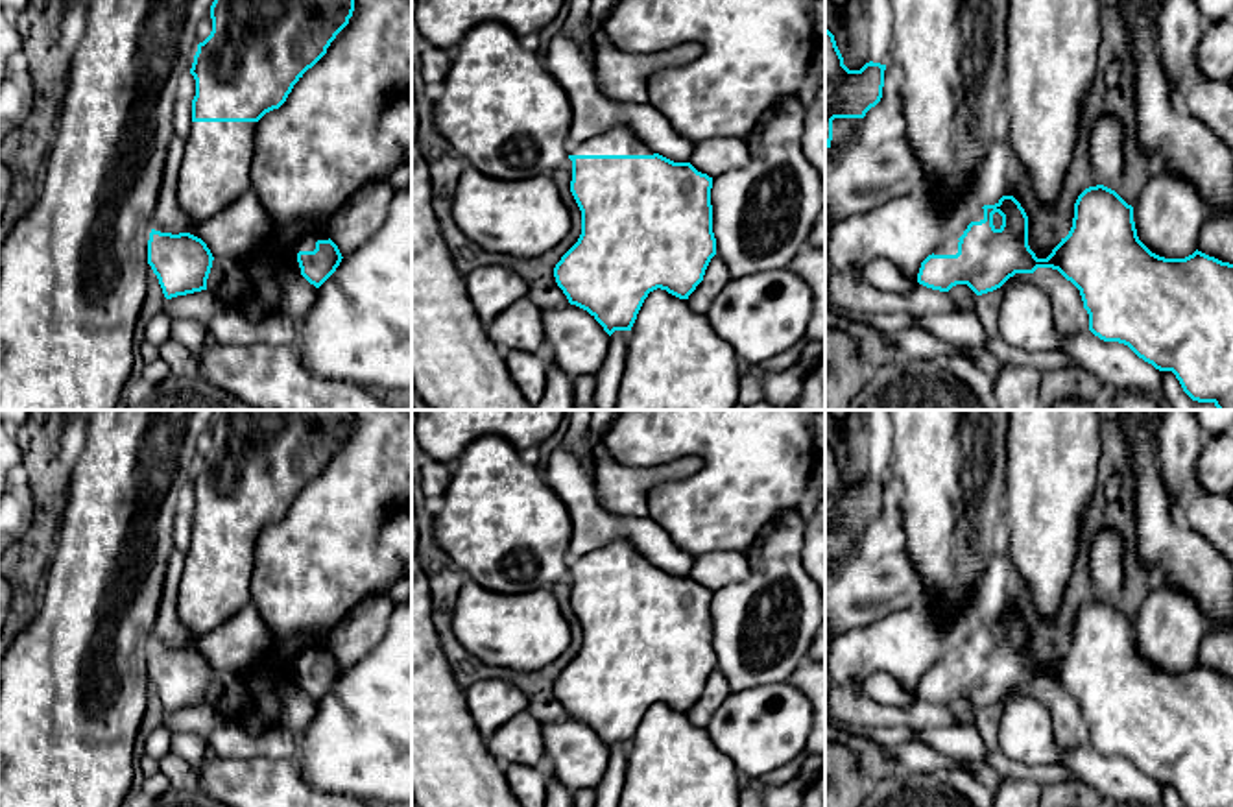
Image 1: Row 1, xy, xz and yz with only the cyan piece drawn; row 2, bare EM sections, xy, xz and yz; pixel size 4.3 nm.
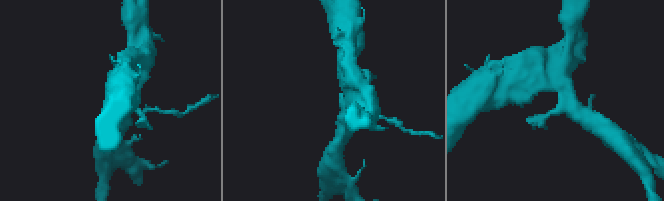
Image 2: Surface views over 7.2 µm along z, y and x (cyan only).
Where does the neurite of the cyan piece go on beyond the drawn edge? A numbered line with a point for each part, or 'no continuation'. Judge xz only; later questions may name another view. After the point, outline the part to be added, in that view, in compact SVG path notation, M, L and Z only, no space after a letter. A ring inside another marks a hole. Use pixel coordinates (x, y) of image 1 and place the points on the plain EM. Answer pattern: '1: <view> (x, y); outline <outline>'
1: xz (619, 554); outline M615 541L600 547L576 561L569 569L653 569L646 558L635 552L628 543Z

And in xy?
1: xy (216, 580); outline M192 536L179 582L177 615L185 628L207 633L251 602L258 536Z

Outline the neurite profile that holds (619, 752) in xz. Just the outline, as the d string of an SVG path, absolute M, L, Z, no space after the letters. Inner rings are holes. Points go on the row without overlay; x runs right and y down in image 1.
M615 744L609 750L609 766L604 776L604 779L594 789L596 801L594 807L618 807L624 781L626 781L626 770L628 770L628 753L629 744Z

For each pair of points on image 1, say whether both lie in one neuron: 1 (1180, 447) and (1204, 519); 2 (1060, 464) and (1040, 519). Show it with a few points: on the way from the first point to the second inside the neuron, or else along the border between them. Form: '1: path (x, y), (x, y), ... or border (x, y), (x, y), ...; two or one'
1: path (1180, 466), (1180, 479), (1195, 501); one
2: path (1051, 477), (1043, 506); one

